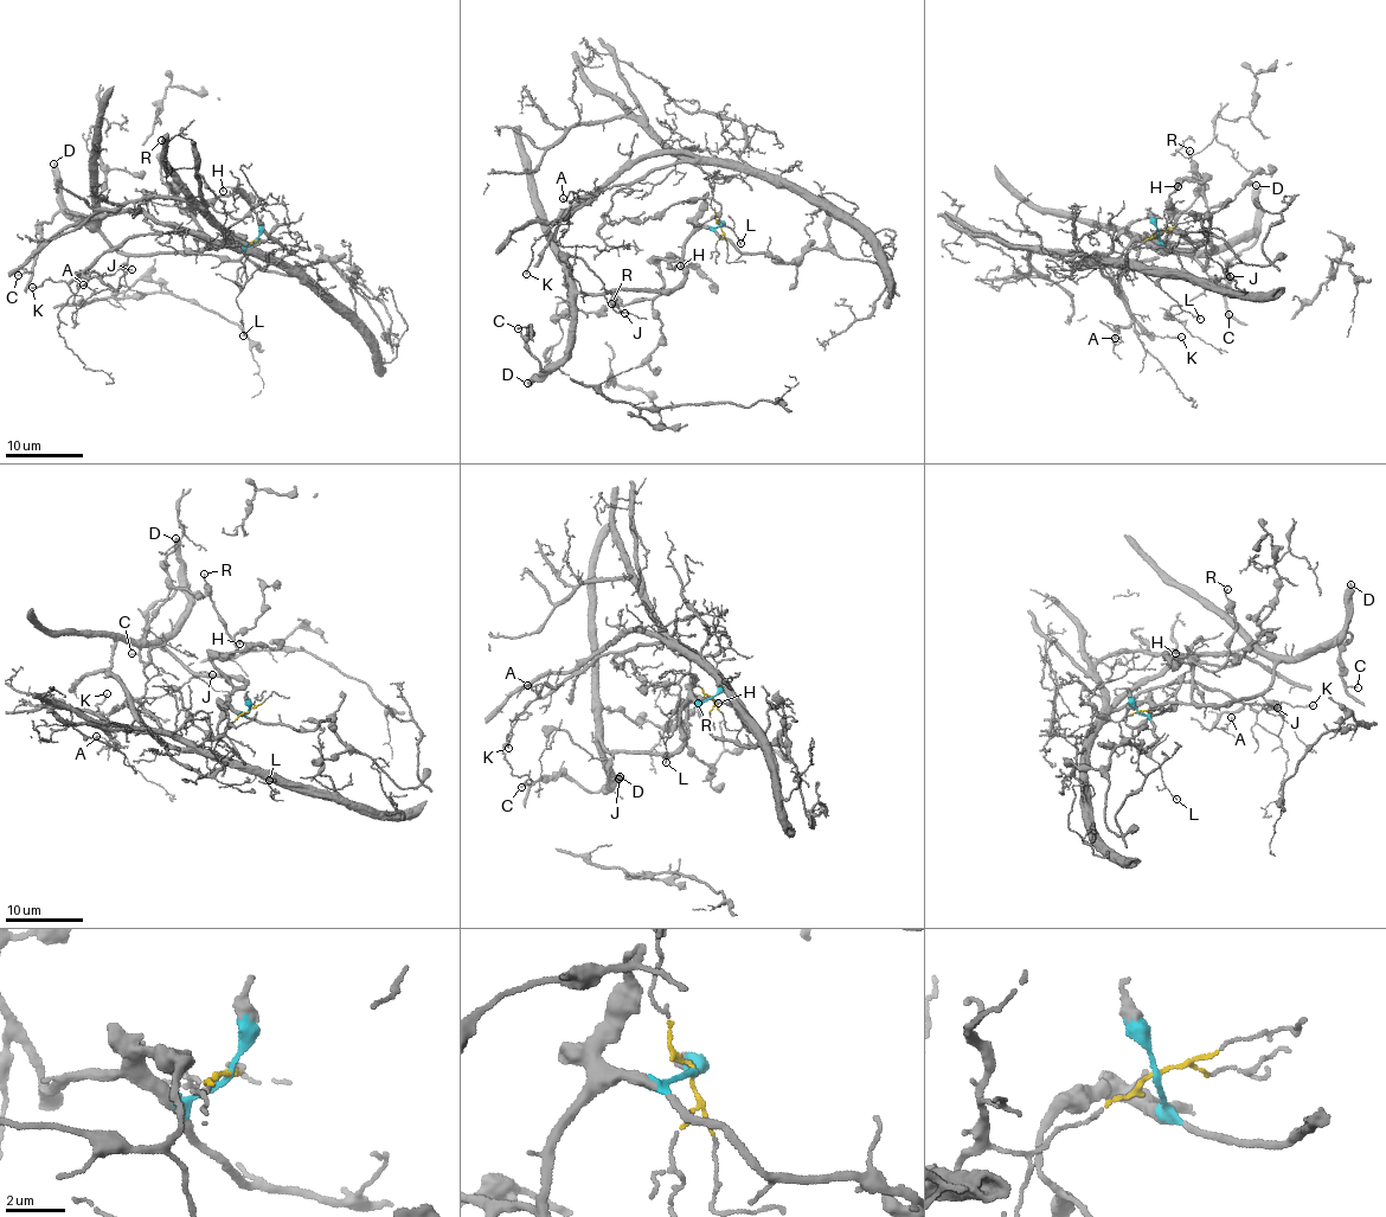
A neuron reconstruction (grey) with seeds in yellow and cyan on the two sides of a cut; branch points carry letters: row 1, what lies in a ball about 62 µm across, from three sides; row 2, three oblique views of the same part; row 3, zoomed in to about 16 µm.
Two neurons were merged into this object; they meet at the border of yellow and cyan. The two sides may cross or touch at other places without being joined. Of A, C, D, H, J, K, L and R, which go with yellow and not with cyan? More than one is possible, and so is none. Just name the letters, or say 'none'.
A, K

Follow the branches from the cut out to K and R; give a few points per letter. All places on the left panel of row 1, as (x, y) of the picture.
K: (256, 241), (246, 245), (251, 250), (186, 232), (129, 236), (70, 282), (42, 281), (40, 287), (31, 287)
R: (256, 241), (246, 247), (207, 243), (191, 210), (194, 209), (193, 217), (184, 211), (161, 178), (160, 141)

